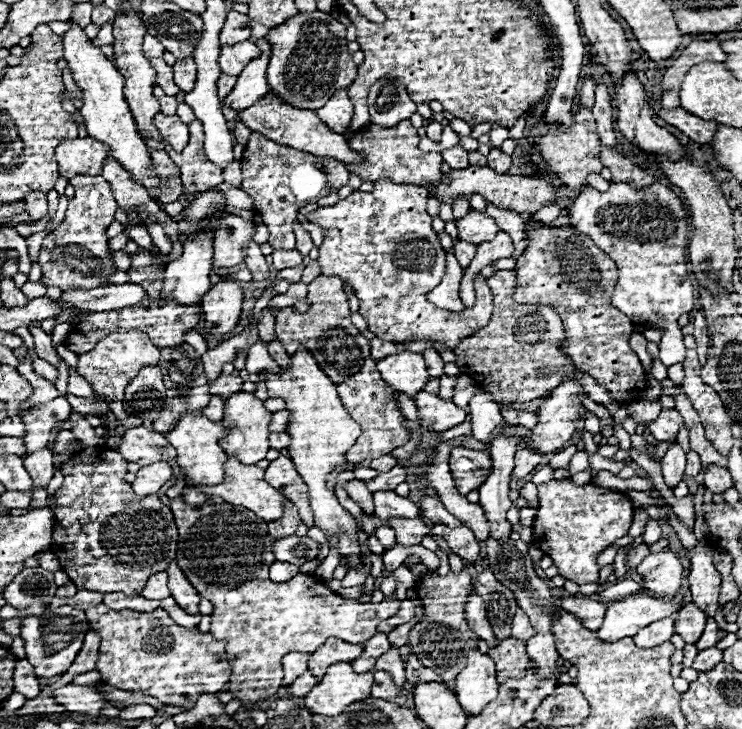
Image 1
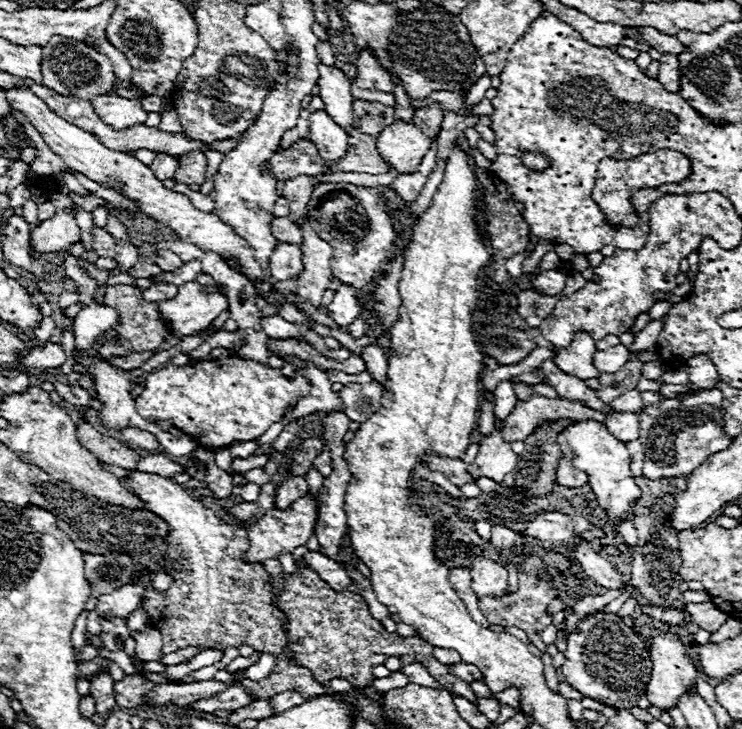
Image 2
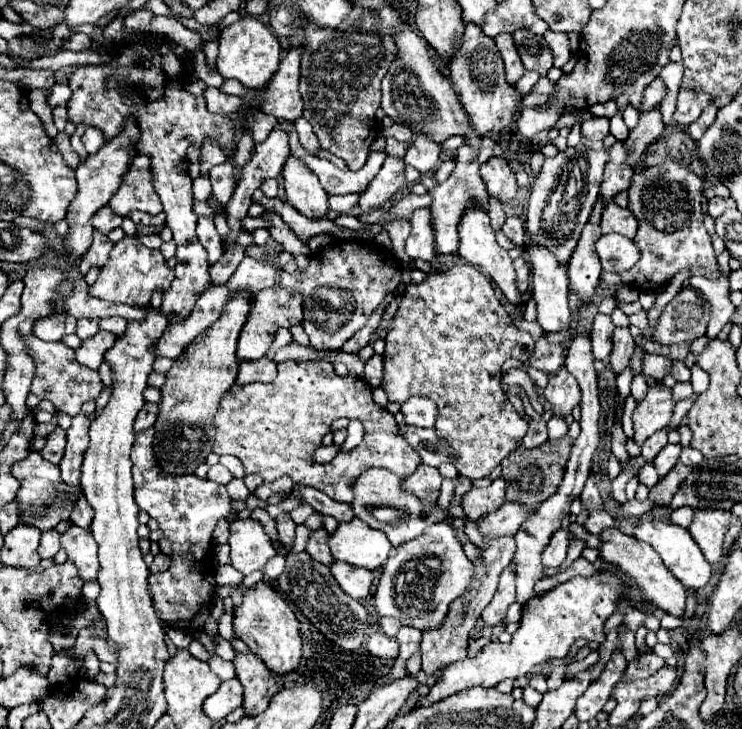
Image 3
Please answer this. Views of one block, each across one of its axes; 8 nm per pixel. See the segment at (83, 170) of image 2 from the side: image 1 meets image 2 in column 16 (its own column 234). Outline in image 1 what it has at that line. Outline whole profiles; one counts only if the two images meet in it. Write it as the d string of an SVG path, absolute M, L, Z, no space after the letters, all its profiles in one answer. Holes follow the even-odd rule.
M262 38L256 40L256 46L262 50L262 56L252 60L242 74L238 76L238 82L234 90L224 98L224 104L236 112L242 108L250 108L250 104L258 102L266 92L270 92L266 84L266 66L268 66L268 56L270 56L270 44Z

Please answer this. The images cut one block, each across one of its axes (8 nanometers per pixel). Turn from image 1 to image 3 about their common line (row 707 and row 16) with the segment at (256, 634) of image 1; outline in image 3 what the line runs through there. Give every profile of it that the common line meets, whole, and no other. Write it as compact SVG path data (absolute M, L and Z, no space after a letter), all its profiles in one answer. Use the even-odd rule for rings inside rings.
M244 16L238 22L224 28L220 32L218 44L220 44L220 52L216 58L218 74L224 78L236 78L250 90L264 86L278 70L280 52L282 52L280 40L262 20L254 16Z

